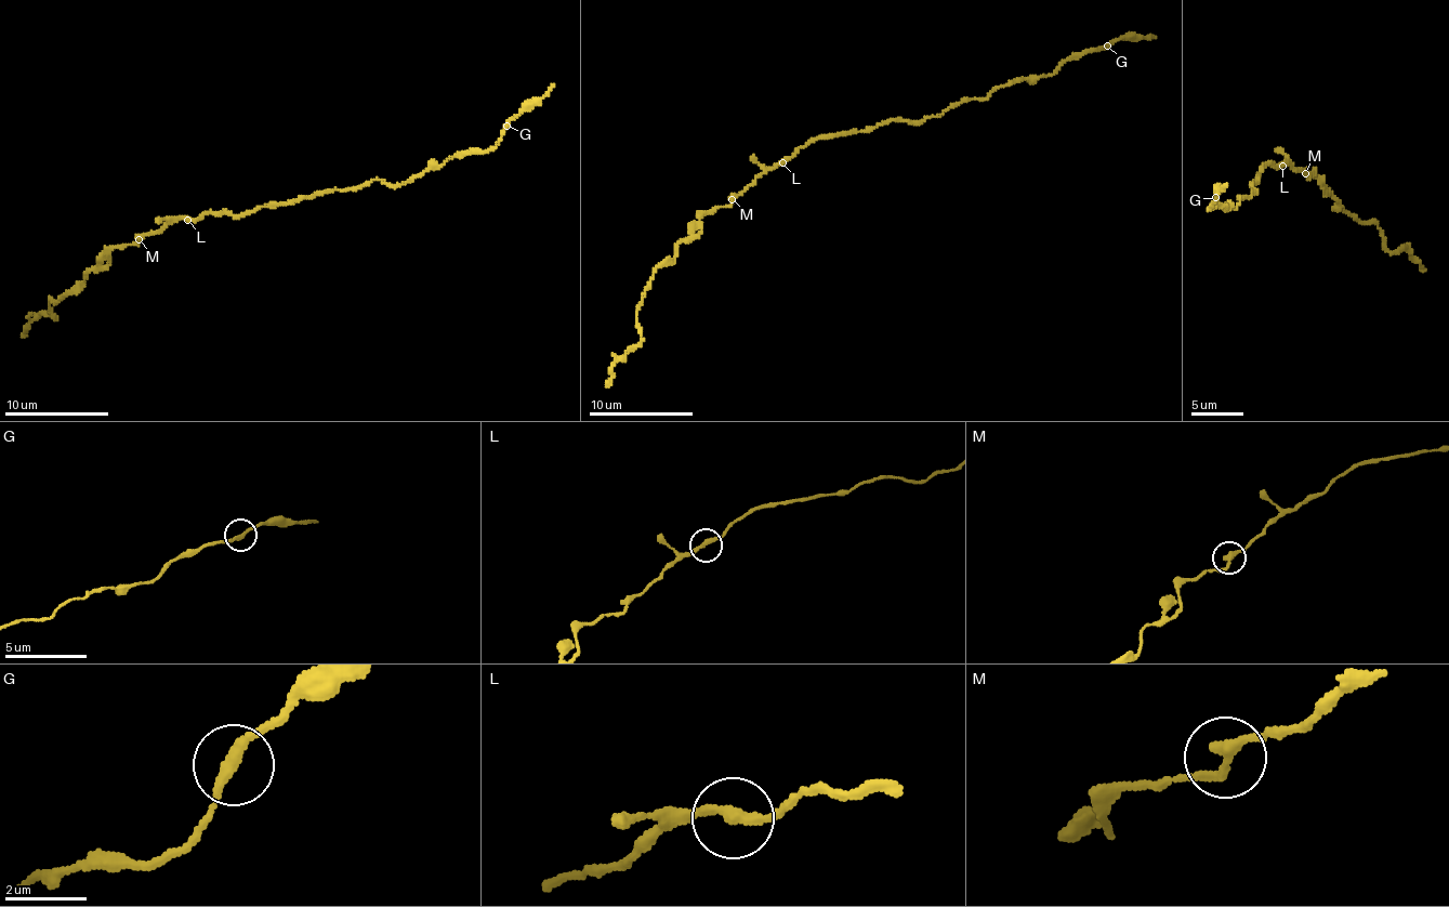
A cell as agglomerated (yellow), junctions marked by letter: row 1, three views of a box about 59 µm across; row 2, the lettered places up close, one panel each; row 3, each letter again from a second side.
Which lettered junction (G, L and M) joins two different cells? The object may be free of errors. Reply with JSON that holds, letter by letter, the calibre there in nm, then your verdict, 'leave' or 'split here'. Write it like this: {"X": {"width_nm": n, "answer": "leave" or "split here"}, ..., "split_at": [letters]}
{"G": {"width_nm": 240, "answer": "leave"}, "L": {"width_nm": 240, "answer": "leave"}, "M": {"width_nm": 240, "answer": "split here"}, "split_at": ["M"]}

